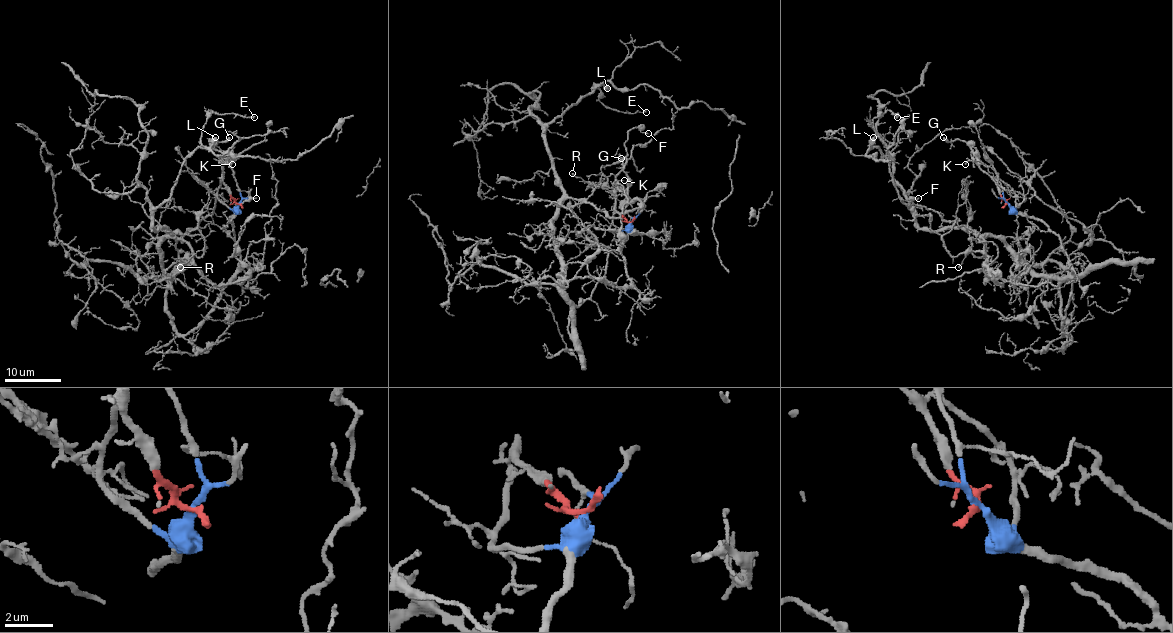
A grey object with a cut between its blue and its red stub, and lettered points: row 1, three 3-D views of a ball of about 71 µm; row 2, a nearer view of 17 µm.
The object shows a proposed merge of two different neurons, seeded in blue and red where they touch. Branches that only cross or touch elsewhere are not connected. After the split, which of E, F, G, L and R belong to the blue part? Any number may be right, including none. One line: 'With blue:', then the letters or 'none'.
With blue: E, F, L, R

